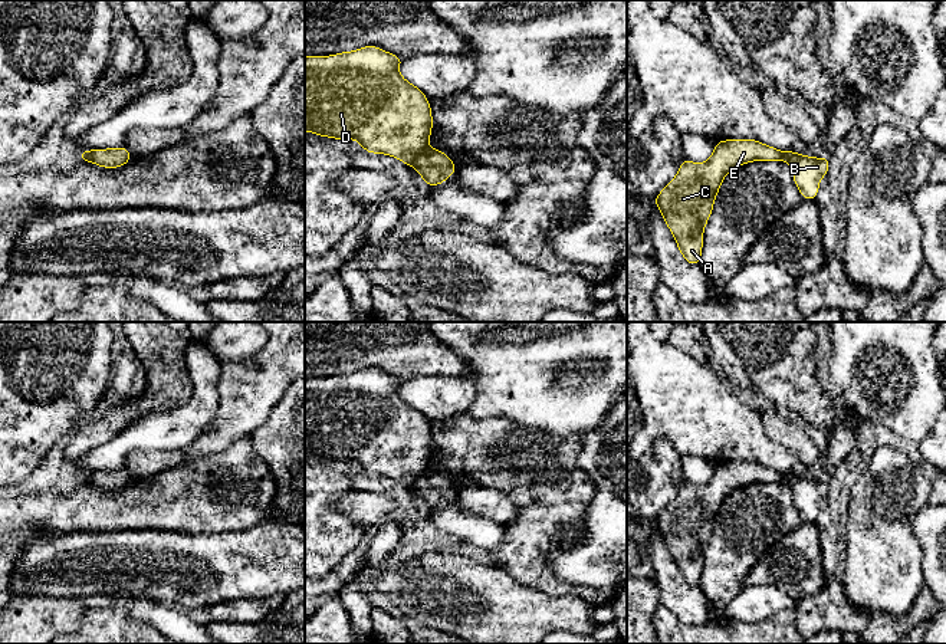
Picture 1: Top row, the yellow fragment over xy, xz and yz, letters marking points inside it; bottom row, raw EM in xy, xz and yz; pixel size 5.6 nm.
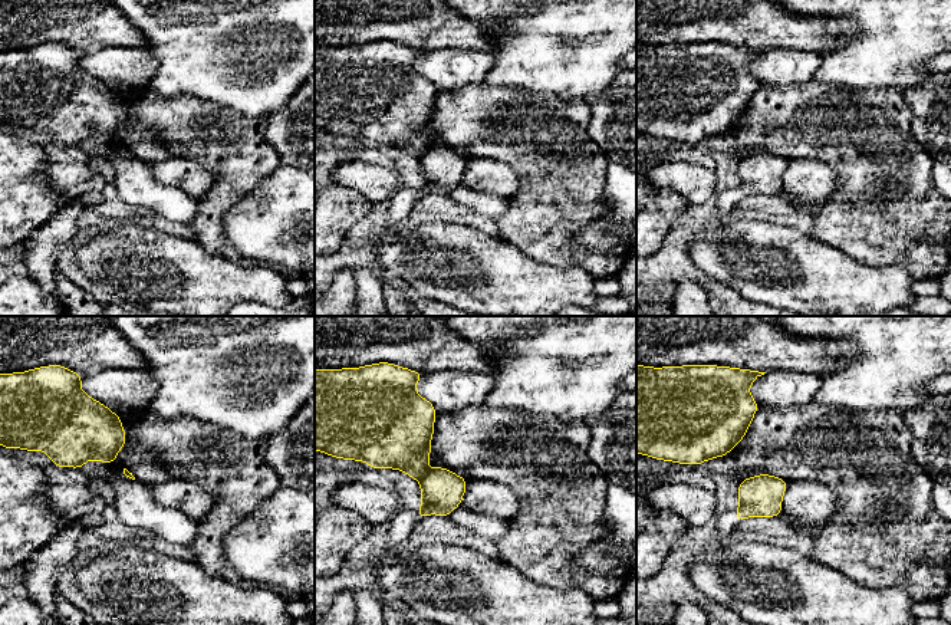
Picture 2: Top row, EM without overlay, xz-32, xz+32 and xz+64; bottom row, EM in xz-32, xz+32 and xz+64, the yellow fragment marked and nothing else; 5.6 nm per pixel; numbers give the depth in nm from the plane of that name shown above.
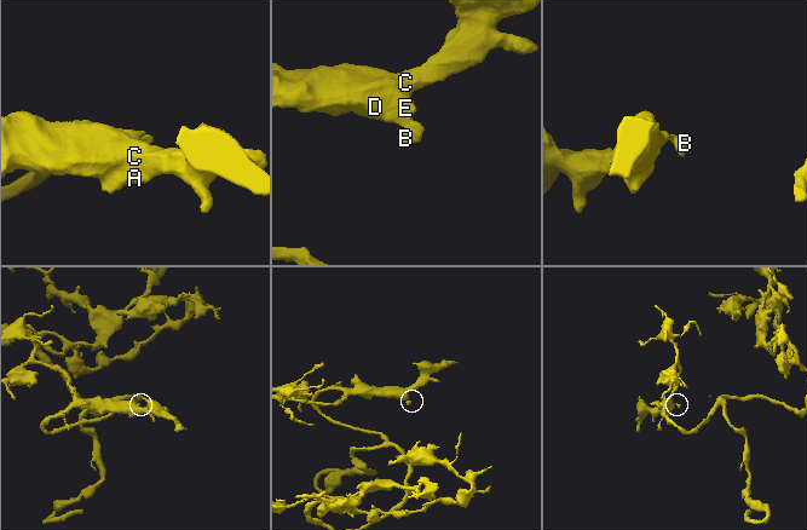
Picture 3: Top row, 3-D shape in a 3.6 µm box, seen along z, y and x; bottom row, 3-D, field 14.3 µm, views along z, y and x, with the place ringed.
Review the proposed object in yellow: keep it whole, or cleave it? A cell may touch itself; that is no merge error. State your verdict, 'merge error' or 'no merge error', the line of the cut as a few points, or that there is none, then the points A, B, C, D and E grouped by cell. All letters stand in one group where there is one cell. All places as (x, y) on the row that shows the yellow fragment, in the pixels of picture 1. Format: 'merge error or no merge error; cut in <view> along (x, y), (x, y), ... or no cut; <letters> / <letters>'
merge error; cut in xz along (427, 147), (410, 164); A C D E / B

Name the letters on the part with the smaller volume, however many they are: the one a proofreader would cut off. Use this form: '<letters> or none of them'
B

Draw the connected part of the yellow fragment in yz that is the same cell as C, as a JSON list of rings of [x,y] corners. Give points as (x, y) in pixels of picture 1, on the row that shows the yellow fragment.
[[[726,139],[716,141],[706,162],[681,161],[677,175],[653,201],[687,263],[700,263],[703,230],[723,178],[739,165],[752,161],[785,161],[786,154],[788,151],[756,139]]]

